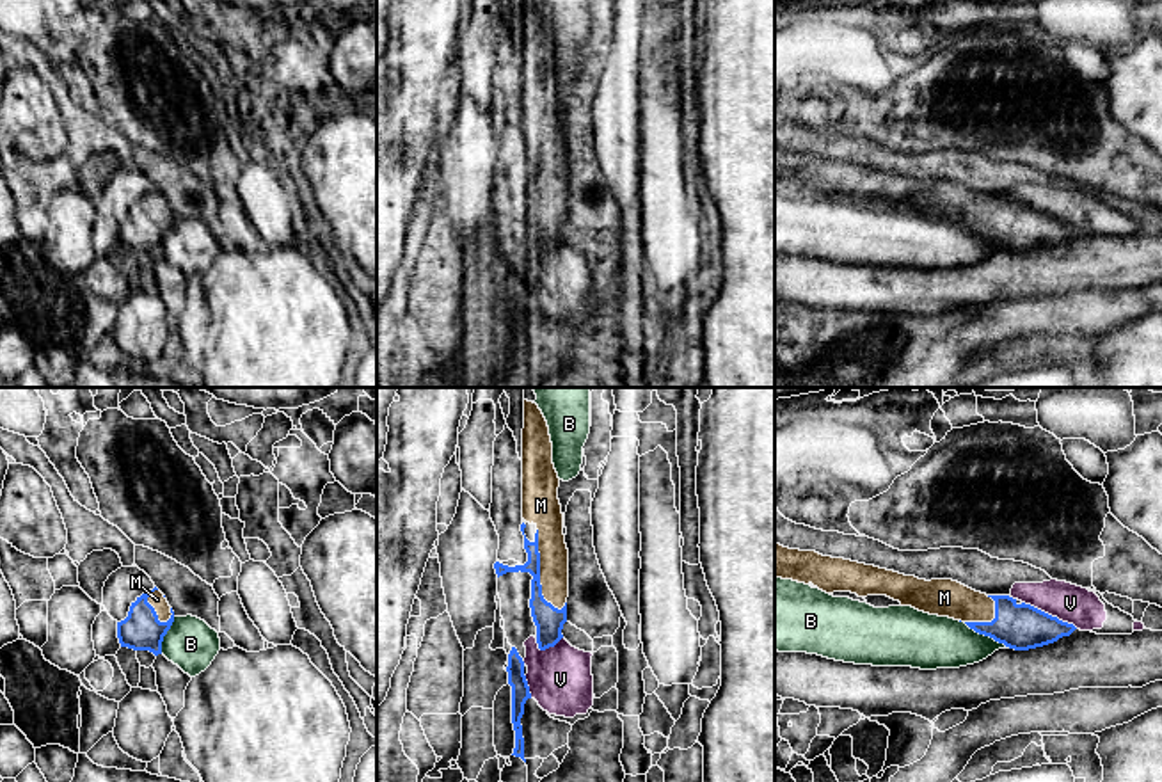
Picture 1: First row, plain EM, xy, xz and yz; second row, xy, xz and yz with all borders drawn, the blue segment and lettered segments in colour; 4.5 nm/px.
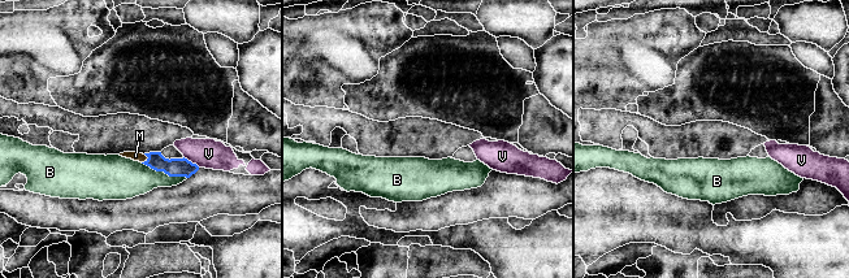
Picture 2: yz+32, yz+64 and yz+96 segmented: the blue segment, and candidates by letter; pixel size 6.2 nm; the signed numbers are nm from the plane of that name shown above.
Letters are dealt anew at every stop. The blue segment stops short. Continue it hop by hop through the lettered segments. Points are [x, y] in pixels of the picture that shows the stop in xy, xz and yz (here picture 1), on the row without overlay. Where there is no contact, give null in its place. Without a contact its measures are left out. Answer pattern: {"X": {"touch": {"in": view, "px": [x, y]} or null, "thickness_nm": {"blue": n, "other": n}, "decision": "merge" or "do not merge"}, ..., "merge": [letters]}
{"B": {"touch": {"in": "yz", "px": [986, 237]}, "thickness_nm": {"blue": 200, "other": 240}, "decision": "do not merge"}, "M": {"touch": {"in": "xz", "px": [539, 173]}, "thickness_nm": {"blue": 130, "other": 130}, "decision": "merge"}, "V": {"touch": {"in": "yz", "px": [1050, 217]}, "thickness_nm": {"blue": 200, "other": 170}, "decision": "do not merge"}, "merge": ["M"]}

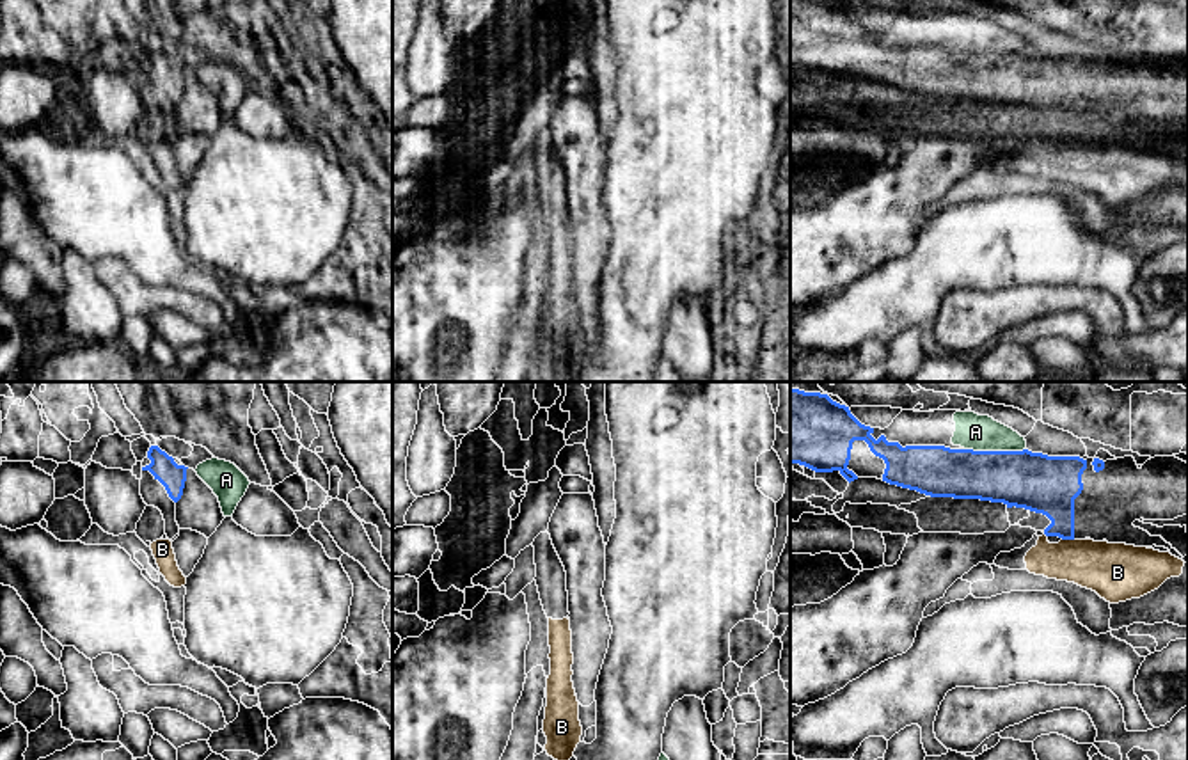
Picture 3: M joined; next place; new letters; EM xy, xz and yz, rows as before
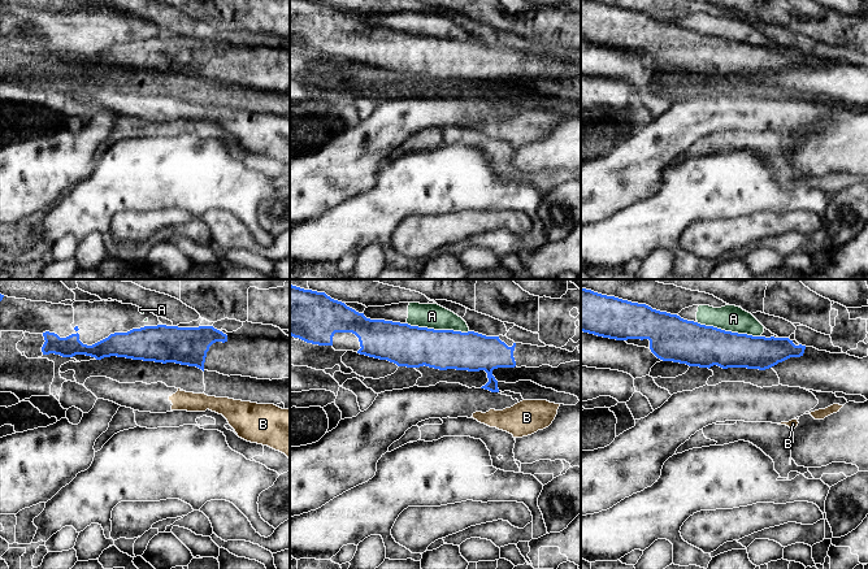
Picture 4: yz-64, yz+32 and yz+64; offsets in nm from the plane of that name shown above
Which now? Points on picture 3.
{"A": {"touch": {"in": "yz", "px": [995, 54]}, "thickness_nm": {"blue": 260, "other": 160}, "decision": "do not merge"}, "B": {"touch": {"in": "yz", "px": [1068, 141]}, "thickness_nm": {"blue": 260, "other": 240}, "decision": "do not merge"}, "merge": []}

